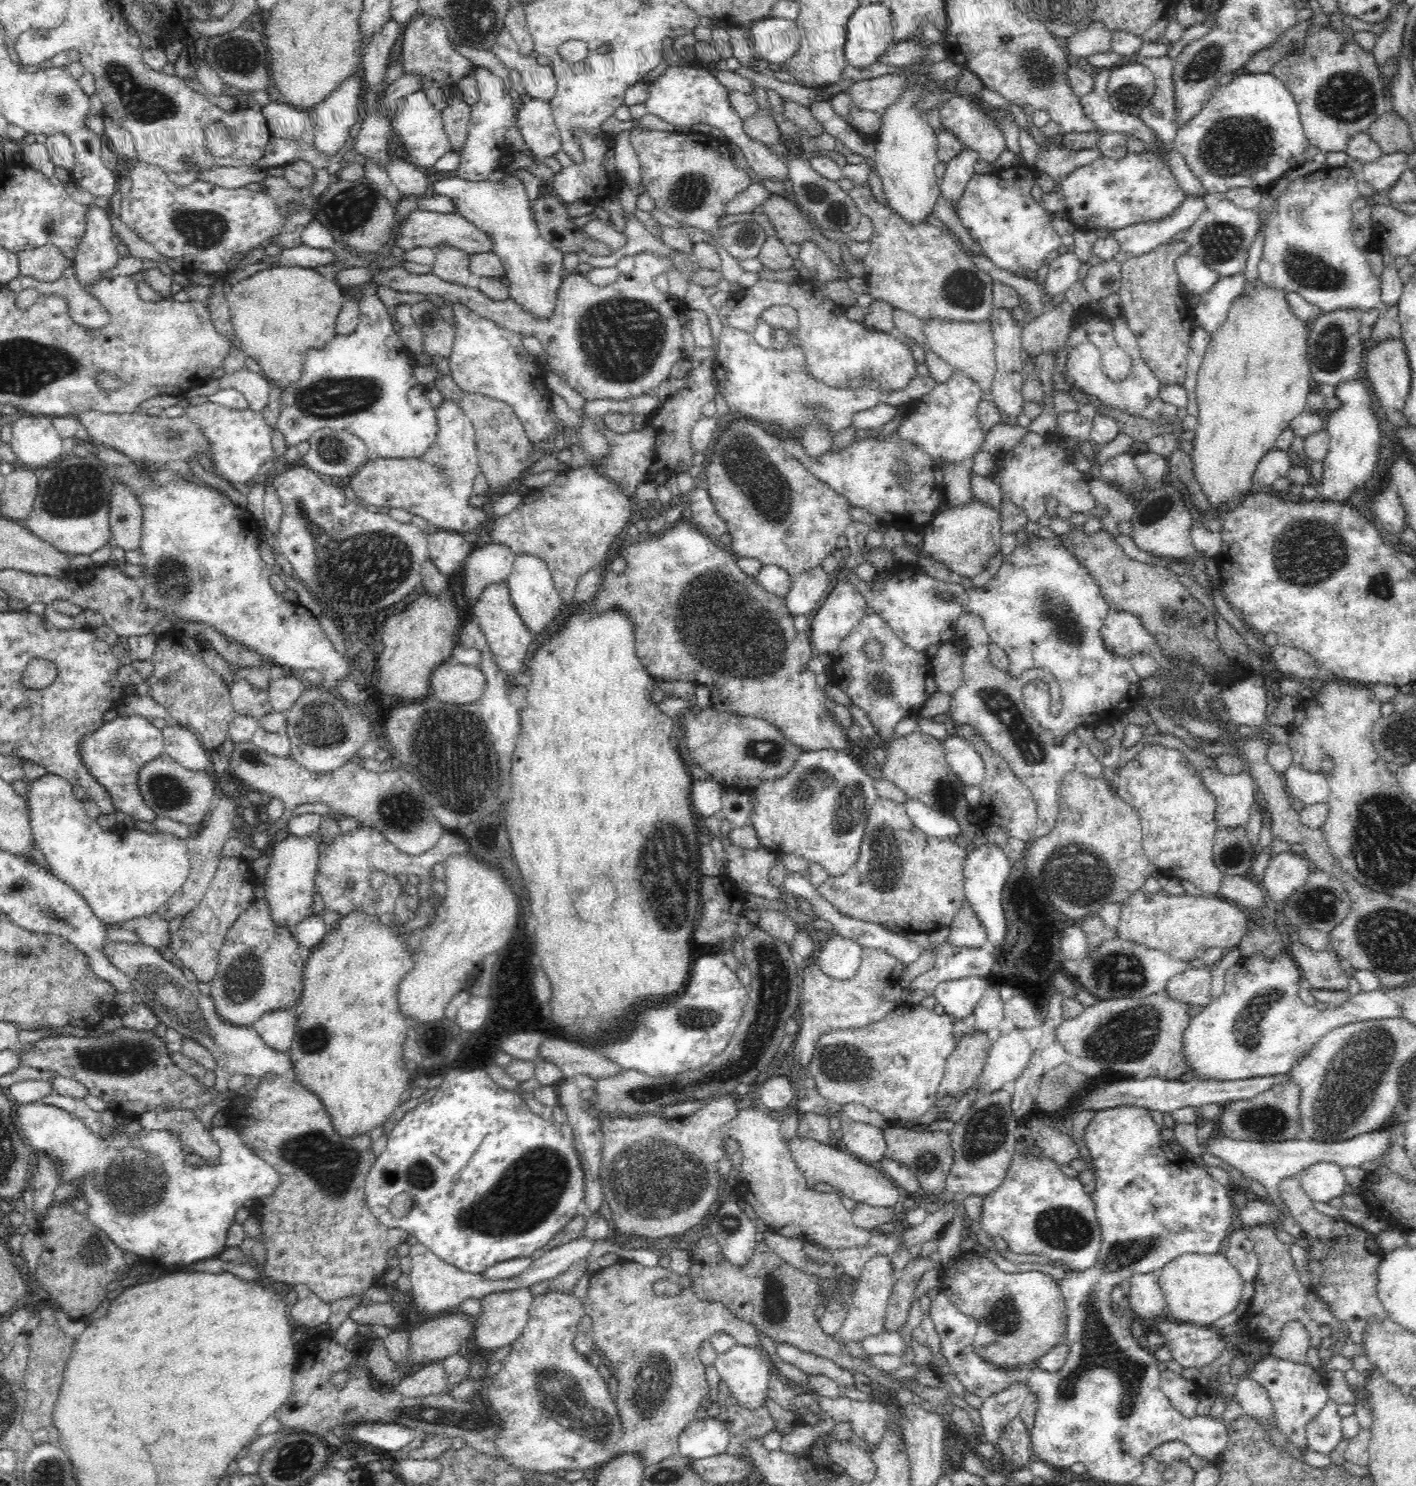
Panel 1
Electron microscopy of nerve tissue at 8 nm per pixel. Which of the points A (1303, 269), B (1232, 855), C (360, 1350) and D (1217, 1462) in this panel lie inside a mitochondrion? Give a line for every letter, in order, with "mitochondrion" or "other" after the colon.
A: mitochondrion
B: mitochondrion
C: other
D: other

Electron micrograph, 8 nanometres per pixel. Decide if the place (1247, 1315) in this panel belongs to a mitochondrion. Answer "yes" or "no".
no

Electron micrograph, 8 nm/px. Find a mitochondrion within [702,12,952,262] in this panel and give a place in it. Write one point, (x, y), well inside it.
(836, 213)

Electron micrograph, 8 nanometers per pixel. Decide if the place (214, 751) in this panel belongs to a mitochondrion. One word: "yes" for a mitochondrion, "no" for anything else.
no

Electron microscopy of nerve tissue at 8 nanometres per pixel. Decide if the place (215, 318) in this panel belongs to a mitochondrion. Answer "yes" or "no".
no

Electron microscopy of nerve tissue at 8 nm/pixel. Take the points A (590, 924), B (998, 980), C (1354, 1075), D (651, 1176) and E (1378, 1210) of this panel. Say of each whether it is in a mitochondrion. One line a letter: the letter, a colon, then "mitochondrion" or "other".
A: other
B: other
C: mitochondrion
D: mitochondrion
E: other

